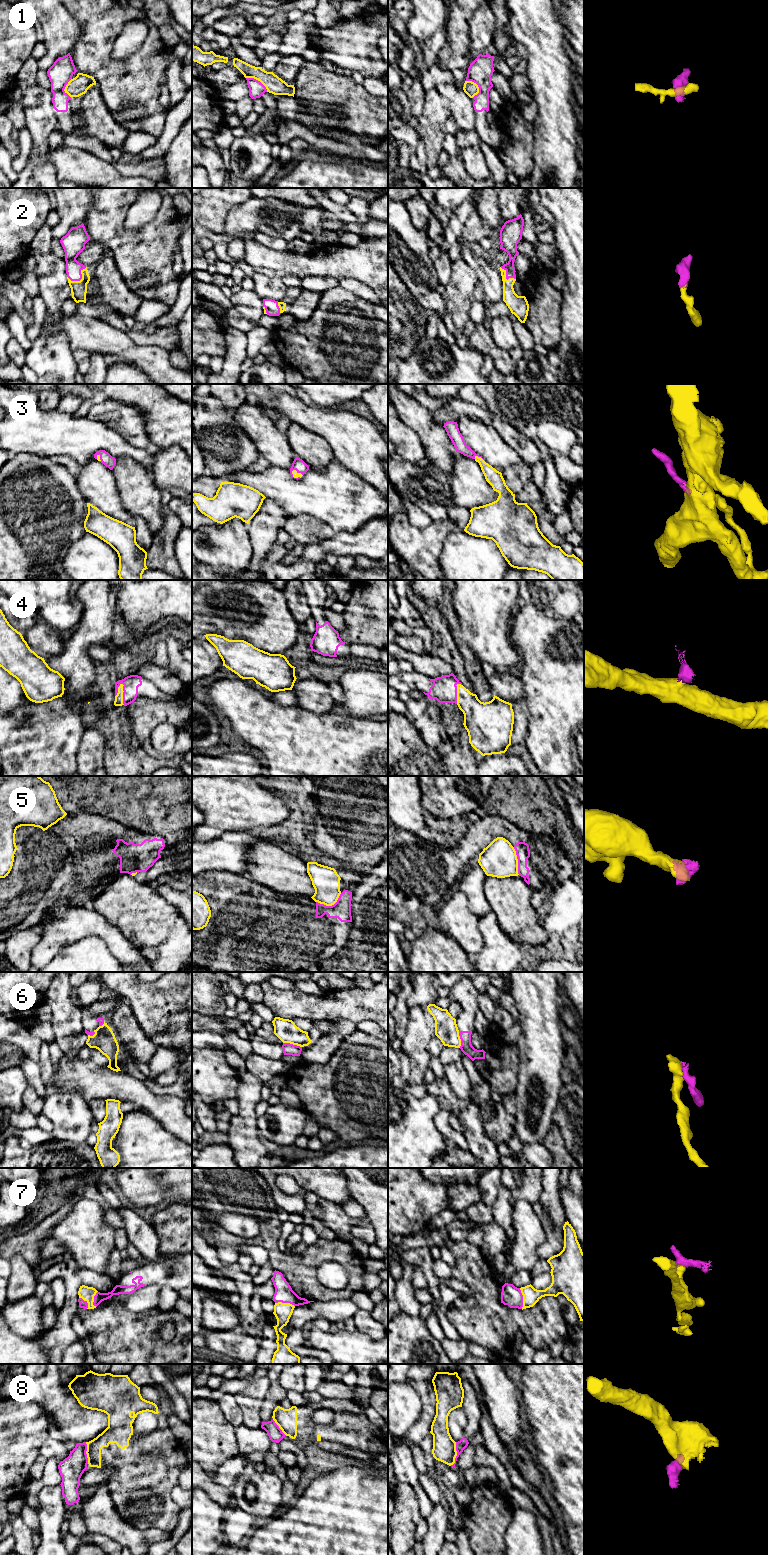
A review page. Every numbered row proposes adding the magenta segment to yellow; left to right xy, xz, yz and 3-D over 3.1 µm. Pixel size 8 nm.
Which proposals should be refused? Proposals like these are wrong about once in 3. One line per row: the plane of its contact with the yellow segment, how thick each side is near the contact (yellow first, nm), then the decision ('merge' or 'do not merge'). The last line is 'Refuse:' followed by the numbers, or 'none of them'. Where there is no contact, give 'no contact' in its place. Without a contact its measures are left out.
1: contact in yz; calibres 110 and 190 nm; do not merge
2: contact in xy; calibres 130 and 130 nm; merge
3: contact in yz; calibres 120 and 100 nm; merge
4: contact in xy; calibres 70 and 130 nm; merge
5: contact in xz; calibres 220 and 150 nm; do not merge
6: contact in xz; calibres 170 and 100 nm; do not merge
7: contact in yz; calibres 140 and 160 nm; merge
8: contact in yz; calibres 190 and 80 nm; do not merge
Refuse: 1, 5, 6, 8

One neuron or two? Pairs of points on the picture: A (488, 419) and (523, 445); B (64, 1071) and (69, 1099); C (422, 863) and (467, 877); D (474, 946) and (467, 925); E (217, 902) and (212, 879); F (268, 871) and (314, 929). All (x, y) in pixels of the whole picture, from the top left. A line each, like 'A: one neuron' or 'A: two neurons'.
A: one neuron
B: two neurons
C: two neurons
D: one neuron
E: one neuron
F: two neurons

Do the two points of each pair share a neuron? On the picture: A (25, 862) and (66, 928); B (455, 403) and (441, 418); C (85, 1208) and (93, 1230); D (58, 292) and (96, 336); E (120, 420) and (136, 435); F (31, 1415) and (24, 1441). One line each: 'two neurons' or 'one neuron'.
A: two neurons
B: one neuron
C: one neuron
D: two neurons
E: one neuron
F: one neuron

